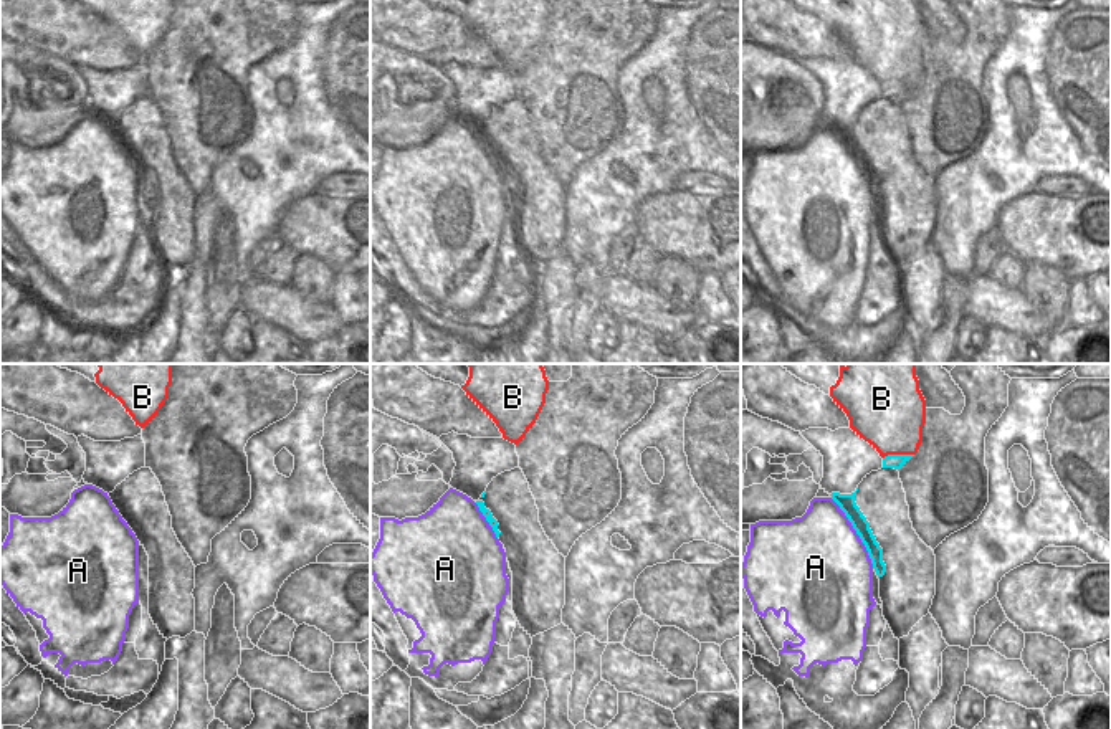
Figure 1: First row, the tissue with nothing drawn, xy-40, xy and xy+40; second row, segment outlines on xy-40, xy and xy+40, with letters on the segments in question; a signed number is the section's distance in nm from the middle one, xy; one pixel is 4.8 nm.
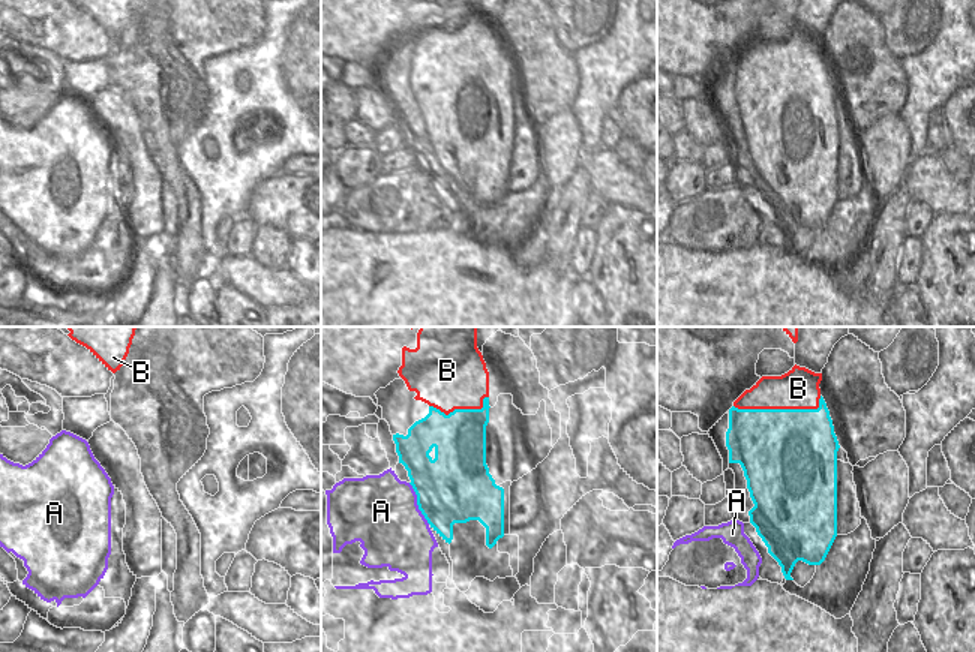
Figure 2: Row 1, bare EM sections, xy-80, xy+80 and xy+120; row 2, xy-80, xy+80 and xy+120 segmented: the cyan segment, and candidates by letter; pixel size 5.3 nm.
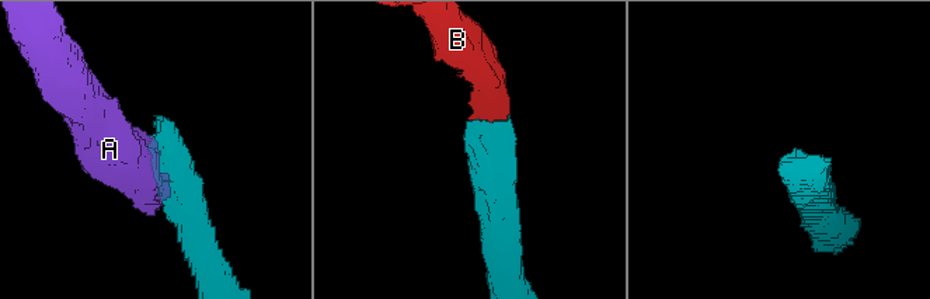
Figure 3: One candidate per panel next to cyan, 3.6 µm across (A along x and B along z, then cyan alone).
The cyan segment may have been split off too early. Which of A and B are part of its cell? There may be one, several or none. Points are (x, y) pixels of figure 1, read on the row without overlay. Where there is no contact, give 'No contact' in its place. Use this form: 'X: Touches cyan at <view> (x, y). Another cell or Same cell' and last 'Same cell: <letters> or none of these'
A: Touches cyan at xy+40 (857, 162). Same cell
B: Touches cyan at xy+40 (898, 85). Another cell
Same cell: A.

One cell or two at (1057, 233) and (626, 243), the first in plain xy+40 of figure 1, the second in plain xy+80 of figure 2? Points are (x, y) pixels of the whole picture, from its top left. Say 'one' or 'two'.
two

